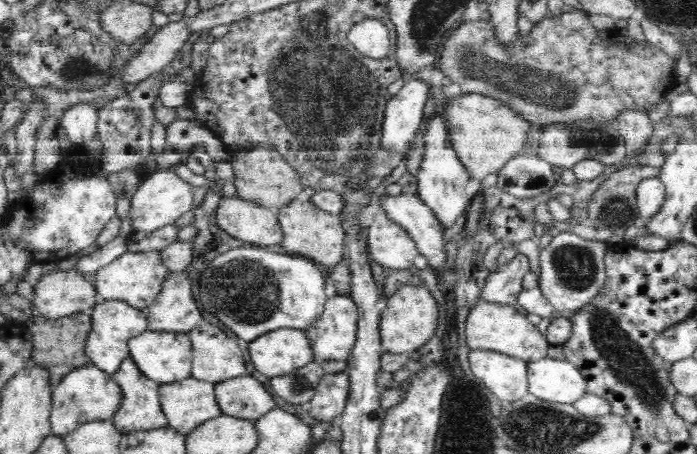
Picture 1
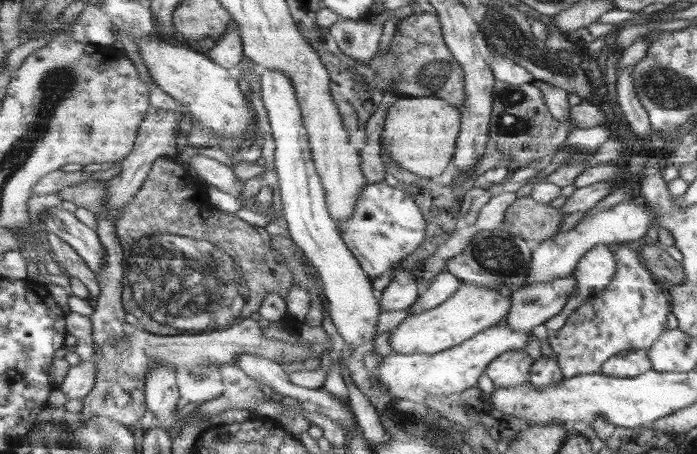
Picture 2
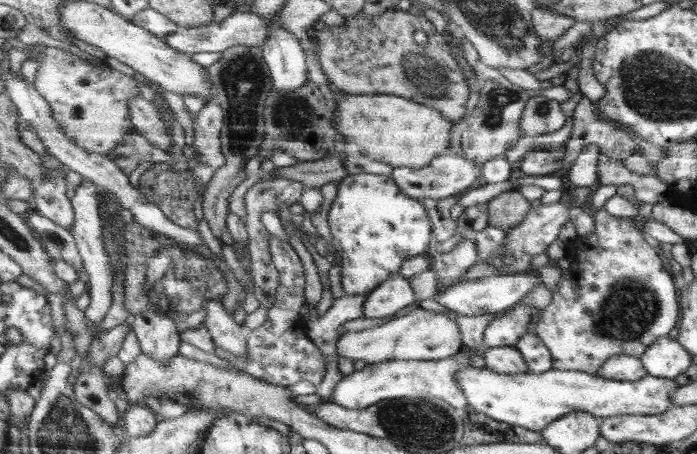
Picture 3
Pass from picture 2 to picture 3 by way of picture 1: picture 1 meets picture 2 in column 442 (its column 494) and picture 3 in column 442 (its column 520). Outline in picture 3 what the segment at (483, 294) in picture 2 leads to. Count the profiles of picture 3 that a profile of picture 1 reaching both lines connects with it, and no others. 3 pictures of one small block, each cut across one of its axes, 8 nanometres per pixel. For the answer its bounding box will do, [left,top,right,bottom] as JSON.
[336,308,463,365]

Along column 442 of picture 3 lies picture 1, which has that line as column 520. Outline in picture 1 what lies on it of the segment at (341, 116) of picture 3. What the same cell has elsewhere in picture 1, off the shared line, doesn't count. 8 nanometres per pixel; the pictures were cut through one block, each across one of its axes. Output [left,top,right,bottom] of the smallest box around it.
[445,94,538,181]

